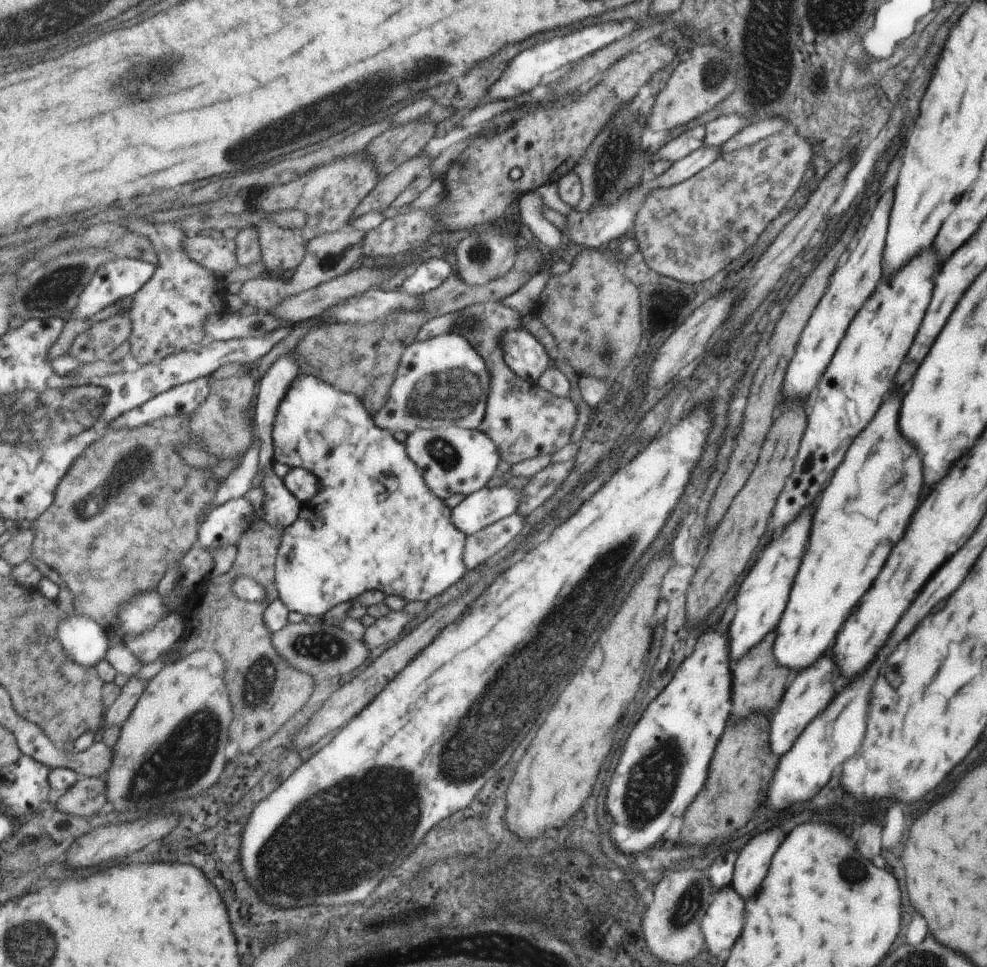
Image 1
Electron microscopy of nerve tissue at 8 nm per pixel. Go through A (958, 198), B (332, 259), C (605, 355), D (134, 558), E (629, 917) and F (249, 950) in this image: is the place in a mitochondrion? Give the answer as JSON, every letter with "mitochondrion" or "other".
{"A":"other","B":"mitochondrion","C":"mitochondrion","D":"other","E":"other","F":"other"}

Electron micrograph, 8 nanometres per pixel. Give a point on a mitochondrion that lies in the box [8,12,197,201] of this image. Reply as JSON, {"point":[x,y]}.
{"point":[163,70]}

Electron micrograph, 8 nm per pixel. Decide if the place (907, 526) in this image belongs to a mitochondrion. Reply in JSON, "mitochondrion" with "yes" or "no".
{"mitochondrion":"no"}

